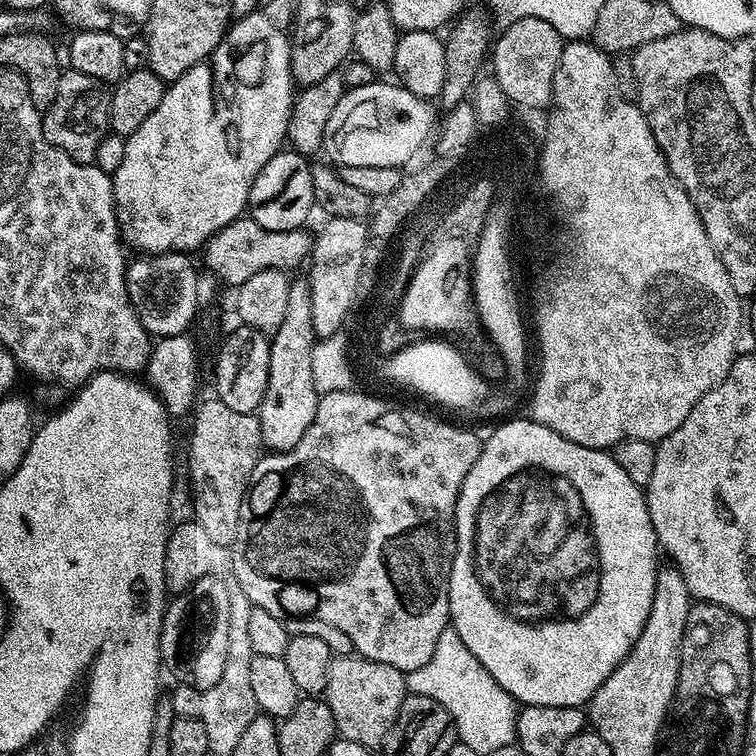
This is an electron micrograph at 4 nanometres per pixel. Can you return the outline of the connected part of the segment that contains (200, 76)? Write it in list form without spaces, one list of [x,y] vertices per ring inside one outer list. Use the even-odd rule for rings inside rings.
[[[257,10],[249,16],[241,16],[229,27],[224,37],[218,42],[218,46],[208,55],[208,59],[200,64],[195,64],[186,74],[182,74],[178,79],[171,81],[164,89],[162,102],[158,102],[158,110],[134,130],[124,141],[124,153],[122,162],[118,170],[111,173],[112,189],[116,195],[116,221],[120,227],[120,239],[125,245],[128,244],[140,254],[159,254],[162,252],[187,252],[189,254],[203,249],[218,230],[230,226],[230,222],[241,219],[245,215],[250,198],[250,186],[254,186],[254,178],[274,158],[274,154],[285,147],[288,139],[288,123],[292,113],[292,102],[294,99],[294,81],[292,78],[292,67],[290,58],[292,57],[292,41],[289,33],[284,32],[267,16],[263,10]]]

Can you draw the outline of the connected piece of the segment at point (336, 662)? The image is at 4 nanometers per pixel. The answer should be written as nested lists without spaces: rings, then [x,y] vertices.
[[[337,656],[330,662],[322,699],[334,714],[337,733],[350,742],[358,742],[373,750],[379,749],[388,731],[402,710],[404,697],[409,695],[405,673],[394,666],[379,664],[365,656]]]

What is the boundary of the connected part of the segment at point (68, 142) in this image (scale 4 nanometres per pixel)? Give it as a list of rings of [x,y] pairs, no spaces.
[[[61,71],[58,82],[58,98],[43,113],[44,137],[58,150],[62,150],[74,162],[90,164],[95,161],[98,146],[109,135],[108,97],[109,89],[101,80],[90,78],[90,74]]]

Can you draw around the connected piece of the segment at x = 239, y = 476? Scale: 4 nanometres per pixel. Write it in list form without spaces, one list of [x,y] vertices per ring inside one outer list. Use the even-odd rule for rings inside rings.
[[[215,398],[202,404],[191,417],[192,437],[188,440],[192,508],[196,511],[195,523],[206,530],[210,542],[214,542],[217,549],[224,550],[238,538],[240,511],[244,495],[248,493],[250,474],[262,455],[260,421],[253,414],[238,414],[238,410],[230,410],[226,402]]]

